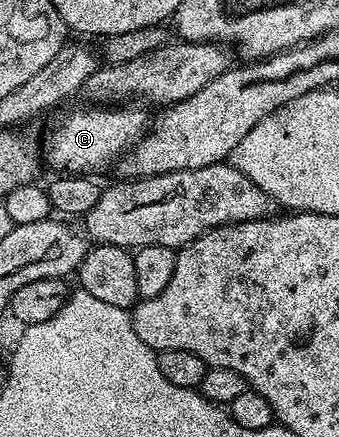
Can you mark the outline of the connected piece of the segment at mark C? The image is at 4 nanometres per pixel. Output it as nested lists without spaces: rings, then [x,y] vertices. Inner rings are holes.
[[[89,107],[93,109],[73,109],[61,121],[58,129],[53,129],[49,133],[49,138],[43,141],[43,157],[49,165],[61,175],[89,175],[92,169],[105,169],[114,164],[121,154],[134,145],[147,128],[146,110],[133,109],[137,107]]]

